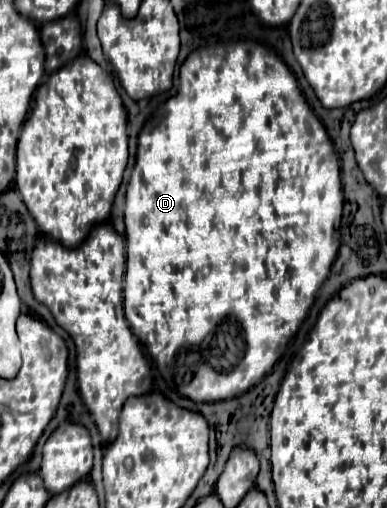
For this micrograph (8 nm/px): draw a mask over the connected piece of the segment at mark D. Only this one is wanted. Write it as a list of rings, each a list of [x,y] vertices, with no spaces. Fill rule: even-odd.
[[[239,41],[239,43],[225,43],[225,45],[197,49],[181,65],[179,81],[181,81],[179,93],[171,97],[145,123],[143,131],[139,133],[137,163],[131,173],[131,181],[127,185],[127,203],[125,203],[127,271],[125,271],[125,287],[123,287],[123,307],[133,335],[147,347],[165,383],[191,401],[213,403],[213,401],[225,401],[241,393],[247,393],[247,389],[251,389],[265,375],[269,375],[273,365],[279,359],[277,349],[289,343],[291,337],[299,331],[301,323],[305,321],[315,301],[319,287],[329,277],[329,269],[341,247],[339,227],[341,227],[344,196],[339,157],[333,149],[333,143],[325,127],[321,125],[321,121],[305,103],[293,73],[287,69],[283,59],[273,49],[267,49],[255,41]],[[227,317],[235,317],[241,323],[241,327],[247,331],[247,353],[243,361],[231,371],[213,371],[213,367],[207,363],[201,363],[197,371],[191,371],[189,365],[185,363],[189,357],[189,347],[193,347],[195,341],[205,341],[205,337],[209,339],[215,327]]]

